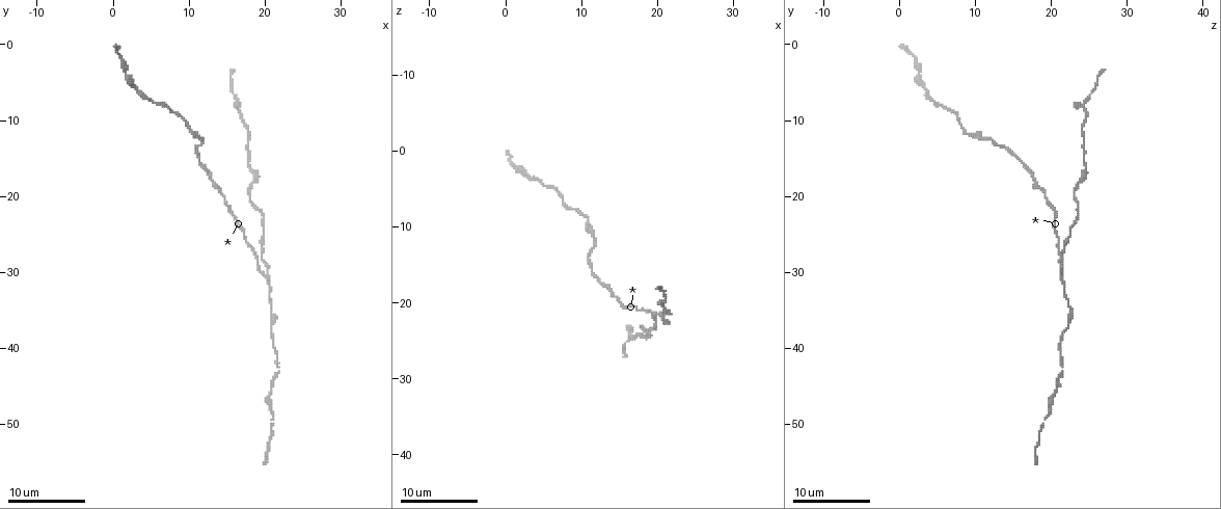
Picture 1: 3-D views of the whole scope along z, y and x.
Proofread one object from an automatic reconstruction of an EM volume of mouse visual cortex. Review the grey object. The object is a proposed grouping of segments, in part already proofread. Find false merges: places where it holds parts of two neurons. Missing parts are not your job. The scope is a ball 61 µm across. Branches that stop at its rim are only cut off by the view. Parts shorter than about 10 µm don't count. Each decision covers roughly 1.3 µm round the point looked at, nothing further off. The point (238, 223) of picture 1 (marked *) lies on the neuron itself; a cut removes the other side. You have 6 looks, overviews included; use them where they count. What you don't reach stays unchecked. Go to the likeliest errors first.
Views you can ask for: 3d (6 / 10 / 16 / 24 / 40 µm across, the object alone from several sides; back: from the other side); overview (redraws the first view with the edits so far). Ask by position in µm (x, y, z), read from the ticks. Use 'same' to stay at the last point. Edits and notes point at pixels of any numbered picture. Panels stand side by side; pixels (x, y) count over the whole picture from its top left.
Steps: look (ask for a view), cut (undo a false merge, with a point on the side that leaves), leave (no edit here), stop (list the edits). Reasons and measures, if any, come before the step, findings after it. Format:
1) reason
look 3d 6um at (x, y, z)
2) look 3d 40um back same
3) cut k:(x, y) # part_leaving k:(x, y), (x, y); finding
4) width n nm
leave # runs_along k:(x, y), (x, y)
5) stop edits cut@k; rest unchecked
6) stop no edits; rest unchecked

side arm on a straight run
look 3d 10um at (20.5, 30.5, 21.0)

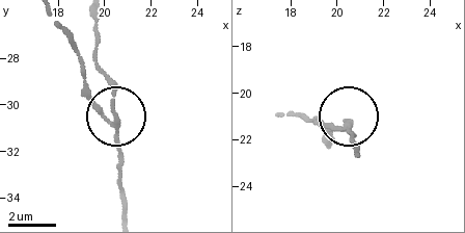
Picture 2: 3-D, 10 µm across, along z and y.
width 150 nm
leave # runs_along 2:(53, 20), (79, 61), (84, 92), (118, 121), (118, 179); continuous, no second neuron

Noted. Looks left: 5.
calibre changes
look 3d 6um at (16.5, 9.0, 24.5)

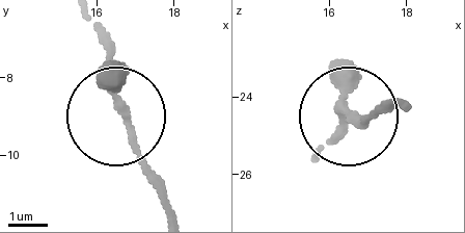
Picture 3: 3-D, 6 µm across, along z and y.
leave # runs_along 3:(166, 214), (163, 184), (119, 114), (100, 28); continuous, no second neuron

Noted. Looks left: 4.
calibre changes
look 3d 16um at (18.0, 16.5, 24.5)

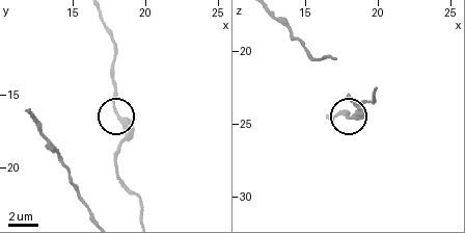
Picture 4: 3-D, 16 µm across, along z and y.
leave # runs_along 4:(142, 215), (116, 171), (124, 126), (113, 100), (113, 63); continuous, no second neuron

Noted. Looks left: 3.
stop no edits; rest unchecked

